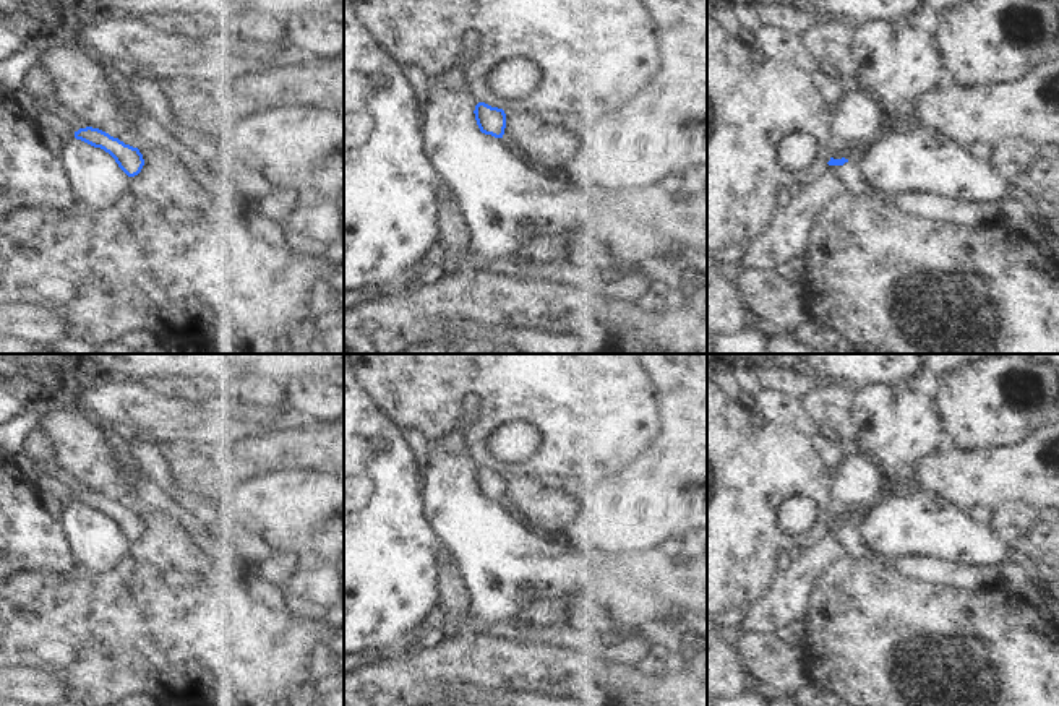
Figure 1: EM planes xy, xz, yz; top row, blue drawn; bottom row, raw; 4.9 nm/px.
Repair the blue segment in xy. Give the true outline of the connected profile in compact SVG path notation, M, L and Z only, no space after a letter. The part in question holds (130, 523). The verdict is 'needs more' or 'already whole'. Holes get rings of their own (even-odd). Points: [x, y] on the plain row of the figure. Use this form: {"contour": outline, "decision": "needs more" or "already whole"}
{"contour": "M79 492L75 495L75 502L109 516L128 540L138 539L144 529L143 518L138 511L125 508L99 492Z", "decision": "already whole"}

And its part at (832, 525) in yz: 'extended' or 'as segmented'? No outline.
extended

